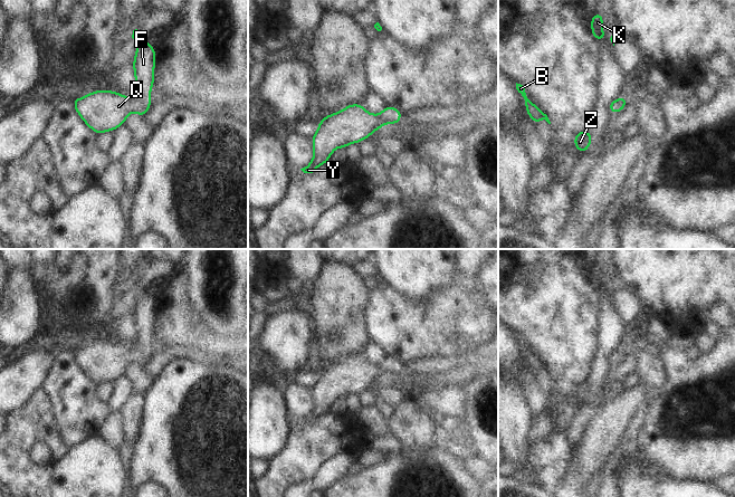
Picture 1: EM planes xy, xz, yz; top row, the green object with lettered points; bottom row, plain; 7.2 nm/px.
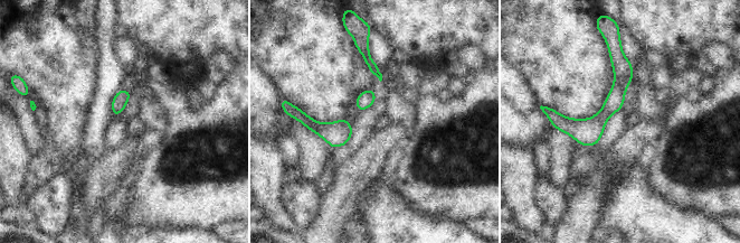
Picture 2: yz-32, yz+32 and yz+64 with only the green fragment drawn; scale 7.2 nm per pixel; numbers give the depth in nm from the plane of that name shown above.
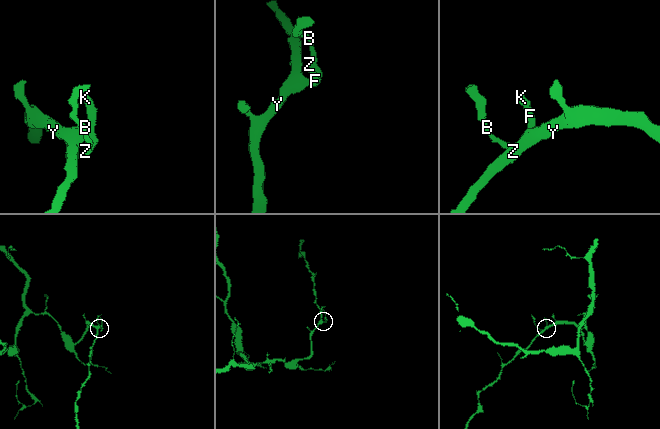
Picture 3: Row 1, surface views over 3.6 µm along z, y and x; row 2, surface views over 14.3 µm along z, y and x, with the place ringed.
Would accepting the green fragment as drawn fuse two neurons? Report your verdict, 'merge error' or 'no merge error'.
no merge error

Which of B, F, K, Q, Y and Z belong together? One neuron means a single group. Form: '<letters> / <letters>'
B F K Q Y Z

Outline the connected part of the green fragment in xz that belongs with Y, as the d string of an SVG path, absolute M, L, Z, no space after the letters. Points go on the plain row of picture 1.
M361 354L346 355L343 361L326 365L312 386L314 405L311 413L300 419L304 423L313 423L328 412L333 401L345 399L352 393L360 393L385 374L399 374L402 363L394 357L385 356L379 364L368 363Z

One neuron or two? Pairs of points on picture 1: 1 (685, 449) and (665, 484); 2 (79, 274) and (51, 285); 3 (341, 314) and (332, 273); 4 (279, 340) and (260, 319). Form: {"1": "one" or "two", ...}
{"1": "two", "2": "one", "3": "one", "4": "two"}

